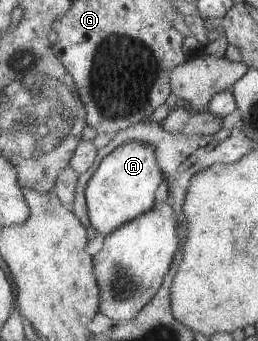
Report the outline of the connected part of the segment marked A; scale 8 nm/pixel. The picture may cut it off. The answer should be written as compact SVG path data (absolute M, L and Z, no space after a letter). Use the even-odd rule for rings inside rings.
M130 140L107 152L107 156L99 163L88 182L86 190L90 219L95 230L107 236L155 207L155 192L157 186L163 184L163 180L166 180L164 170L153 145Z

